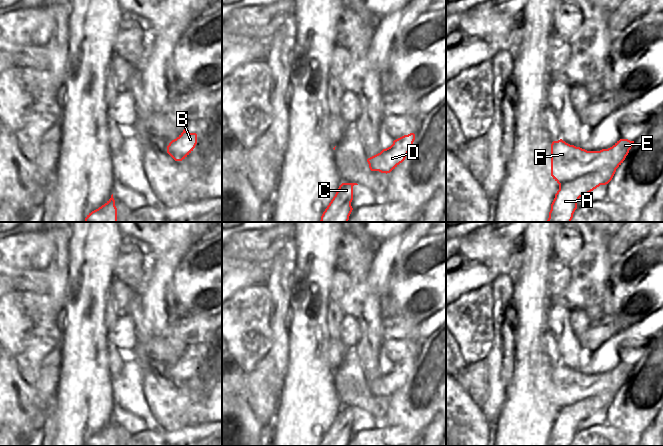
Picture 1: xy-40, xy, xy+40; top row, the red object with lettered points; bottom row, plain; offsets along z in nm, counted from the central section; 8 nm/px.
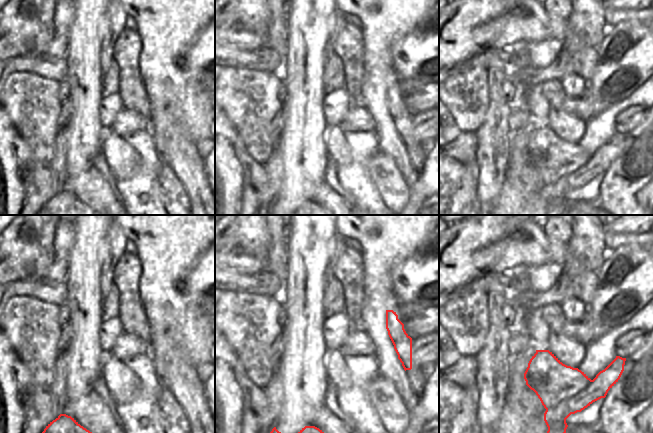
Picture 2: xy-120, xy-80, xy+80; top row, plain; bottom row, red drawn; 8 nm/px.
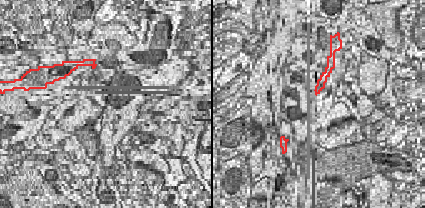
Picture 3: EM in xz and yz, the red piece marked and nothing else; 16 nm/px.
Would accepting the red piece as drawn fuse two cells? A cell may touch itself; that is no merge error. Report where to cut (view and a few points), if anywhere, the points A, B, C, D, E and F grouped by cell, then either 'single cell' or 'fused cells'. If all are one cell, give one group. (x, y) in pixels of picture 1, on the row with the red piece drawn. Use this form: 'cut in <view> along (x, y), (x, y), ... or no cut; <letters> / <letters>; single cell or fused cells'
cut in xy+40 along (616, 168), (600, 168), (559, 185); A C / B D E F; fused cells

